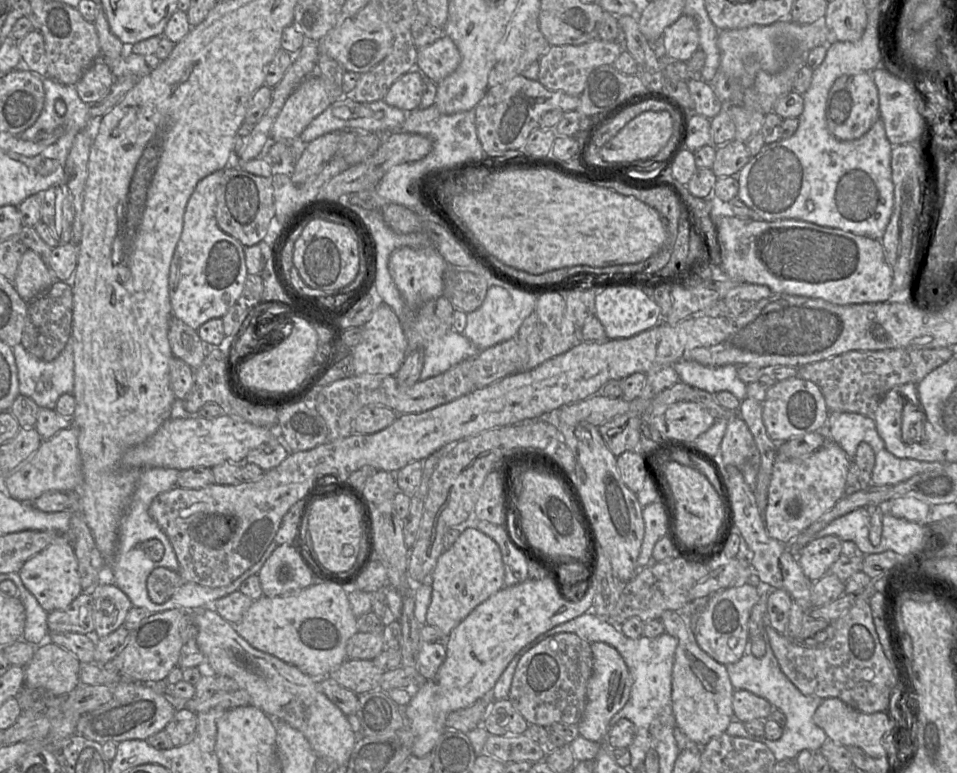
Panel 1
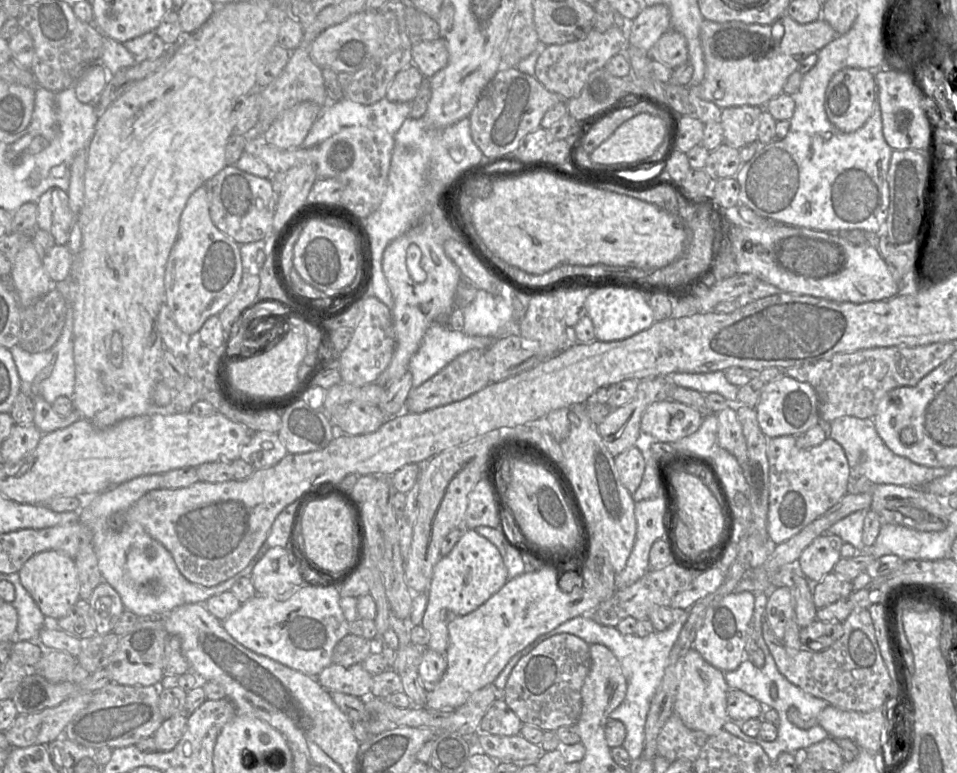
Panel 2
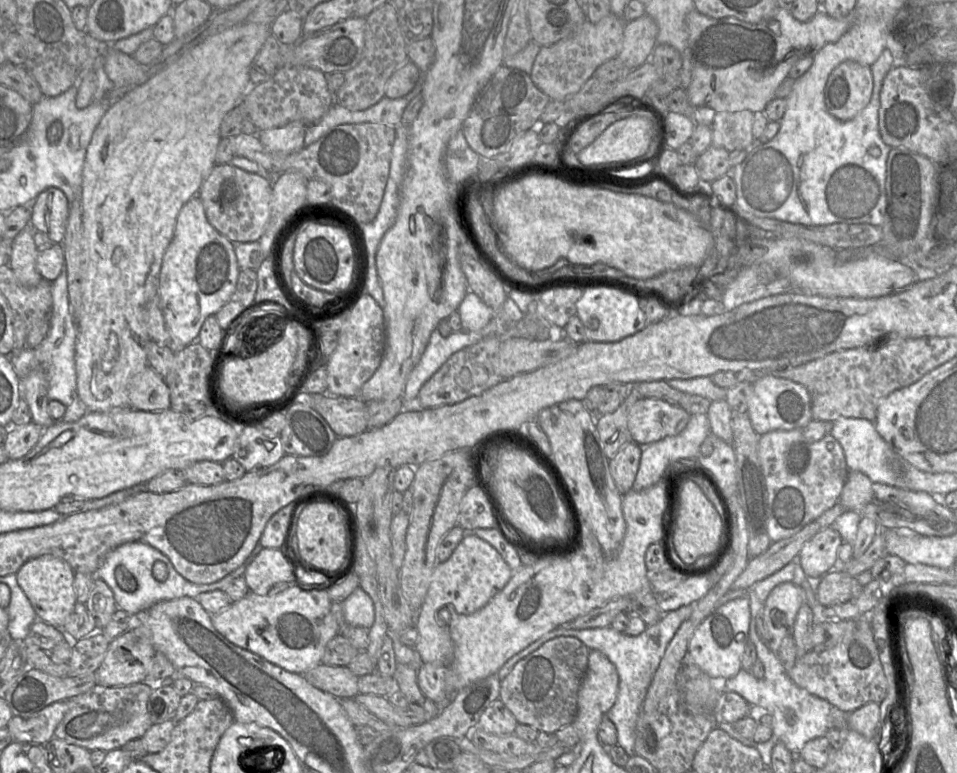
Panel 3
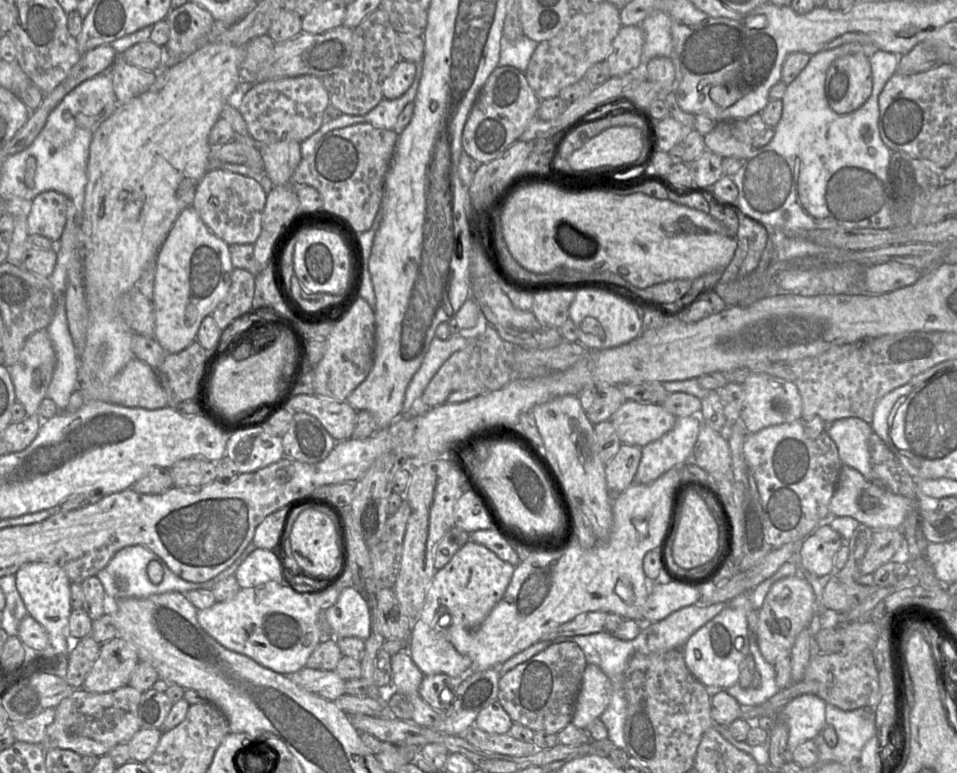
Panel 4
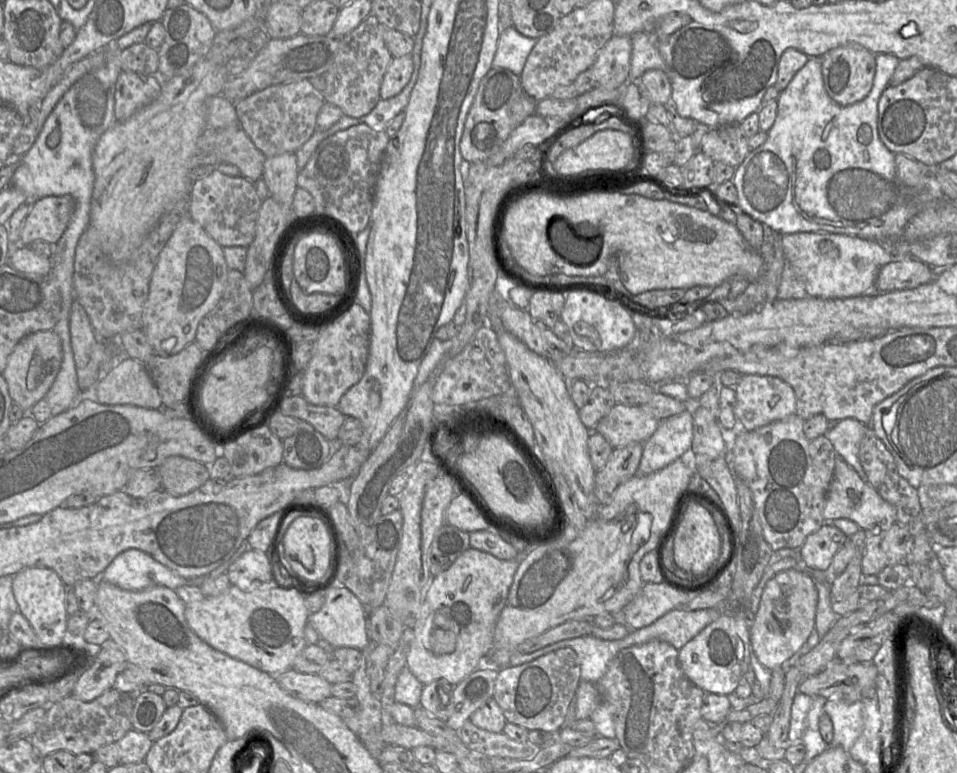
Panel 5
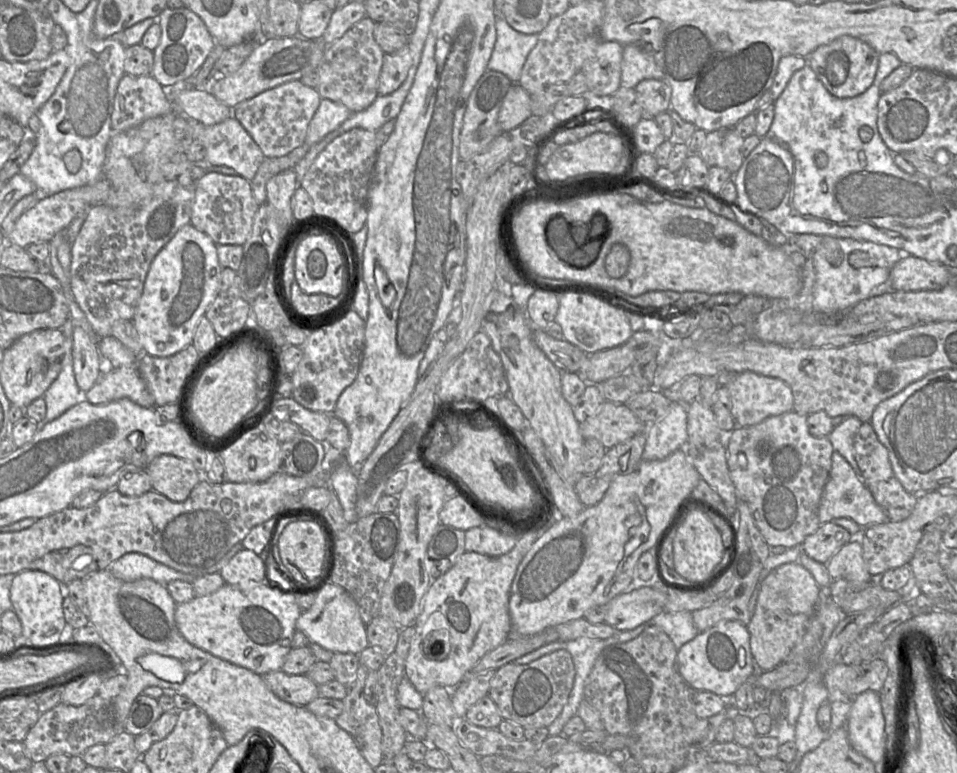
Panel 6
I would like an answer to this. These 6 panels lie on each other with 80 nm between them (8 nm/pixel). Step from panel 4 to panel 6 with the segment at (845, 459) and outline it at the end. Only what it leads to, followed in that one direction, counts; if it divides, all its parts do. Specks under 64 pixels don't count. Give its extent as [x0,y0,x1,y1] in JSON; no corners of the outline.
[827,416,864,482]

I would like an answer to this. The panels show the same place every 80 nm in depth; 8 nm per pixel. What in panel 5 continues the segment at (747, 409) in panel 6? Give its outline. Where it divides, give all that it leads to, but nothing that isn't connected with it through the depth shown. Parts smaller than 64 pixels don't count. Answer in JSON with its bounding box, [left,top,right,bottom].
[734,374,796,431]

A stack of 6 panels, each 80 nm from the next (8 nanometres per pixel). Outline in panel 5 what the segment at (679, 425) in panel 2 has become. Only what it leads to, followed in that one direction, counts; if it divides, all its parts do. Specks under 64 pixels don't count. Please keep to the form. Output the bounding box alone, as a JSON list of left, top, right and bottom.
[593,404,659,447]

